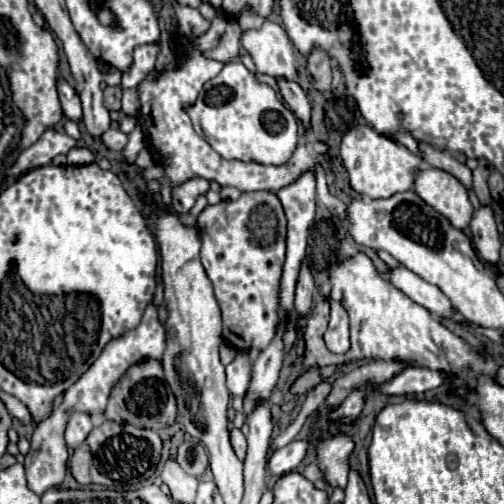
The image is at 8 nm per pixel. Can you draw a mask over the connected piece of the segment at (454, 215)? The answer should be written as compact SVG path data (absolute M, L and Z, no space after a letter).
M425 168L417 174L415 192L437 212L449 218L449 222L465 230L473 216L473 206L467 196L467 188L449 172L437 168Z

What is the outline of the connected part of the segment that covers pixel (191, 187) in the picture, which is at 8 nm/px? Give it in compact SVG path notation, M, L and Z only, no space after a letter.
M189 178L183 184L173 186L173 190L171 190L171 196L173 196L171 206L173 206L173 210L177 214L185 216L191 210L191 206L195 204L197 196L205 194L207 190L209 190L209 182L205 178Z

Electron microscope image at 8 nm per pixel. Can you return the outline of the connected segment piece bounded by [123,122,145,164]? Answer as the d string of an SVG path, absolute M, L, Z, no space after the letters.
M137 122L135 130L129 134L129 144L127 144L127 148L123 150L125 160L127 160L129 164L131 164L131 162L135 162L135 156L137 156L137 152L139 152L141 148L145 148L145 134L143 134L141 124Z

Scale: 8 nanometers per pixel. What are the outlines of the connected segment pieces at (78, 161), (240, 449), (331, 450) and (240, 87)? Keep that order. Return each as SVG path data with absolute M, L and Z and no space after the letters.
M73 148L71 152L67 152L67 162L75 164L75 166L83 166L83 164L91 164L95 160L95 156L91 154L91 150L87 148Z
M231 428L229 430L229 438L231 438L231 446L233 446L235 454L243 460L245 458L245 450L247 450L247 440L245 440L243 432L239 428Z
M333 436L333 438L327 438L323 444L319 444L317 448L319 468L323 470L331 486L345 488L351 450L353 450L353 442L349 436Z
M225 62L223 70L203 86L197 102L187 106L185 112L195 132L225 160L281 166L289 160L299 142L293 112L283 106L269 84L259 82L241 62Z

